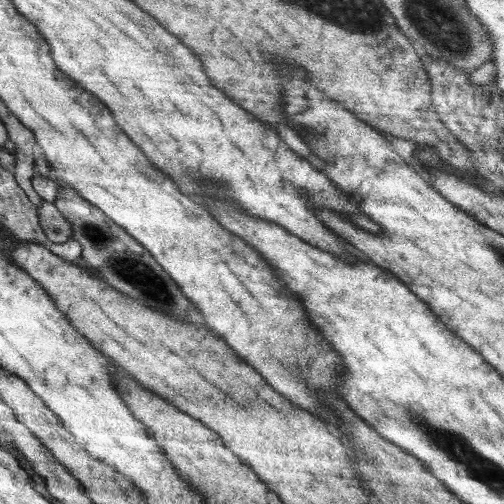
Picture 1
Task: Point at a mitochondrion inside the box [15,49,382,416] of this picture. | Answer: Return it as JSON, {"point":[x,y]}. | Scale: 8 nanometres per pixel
{"point":[132,269]}

